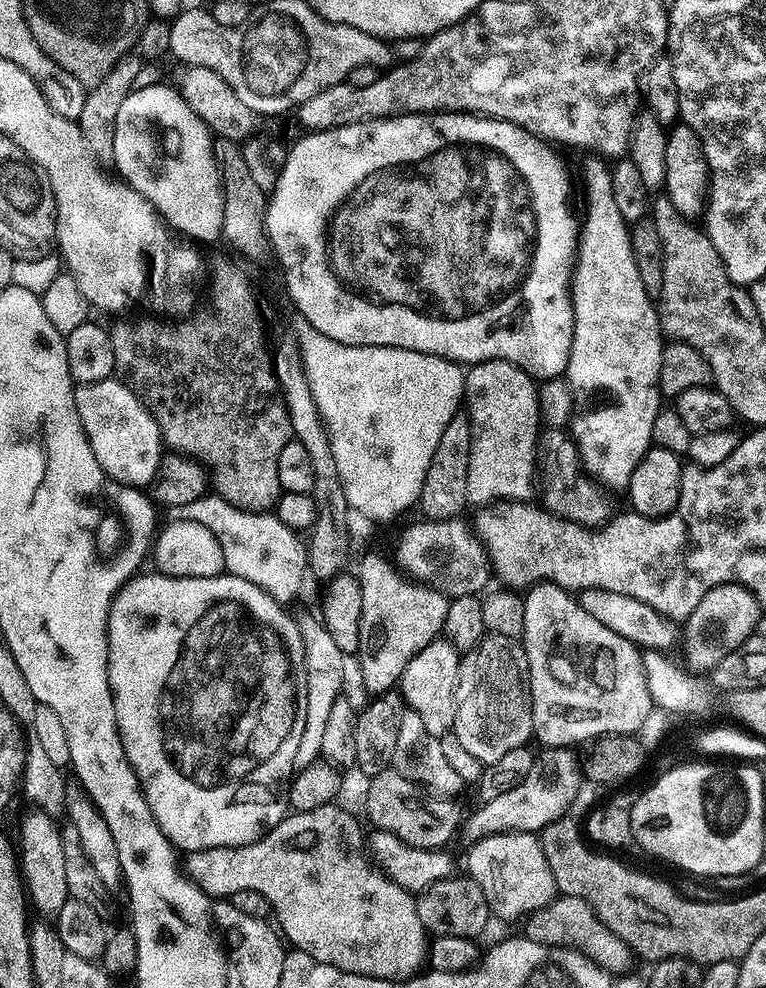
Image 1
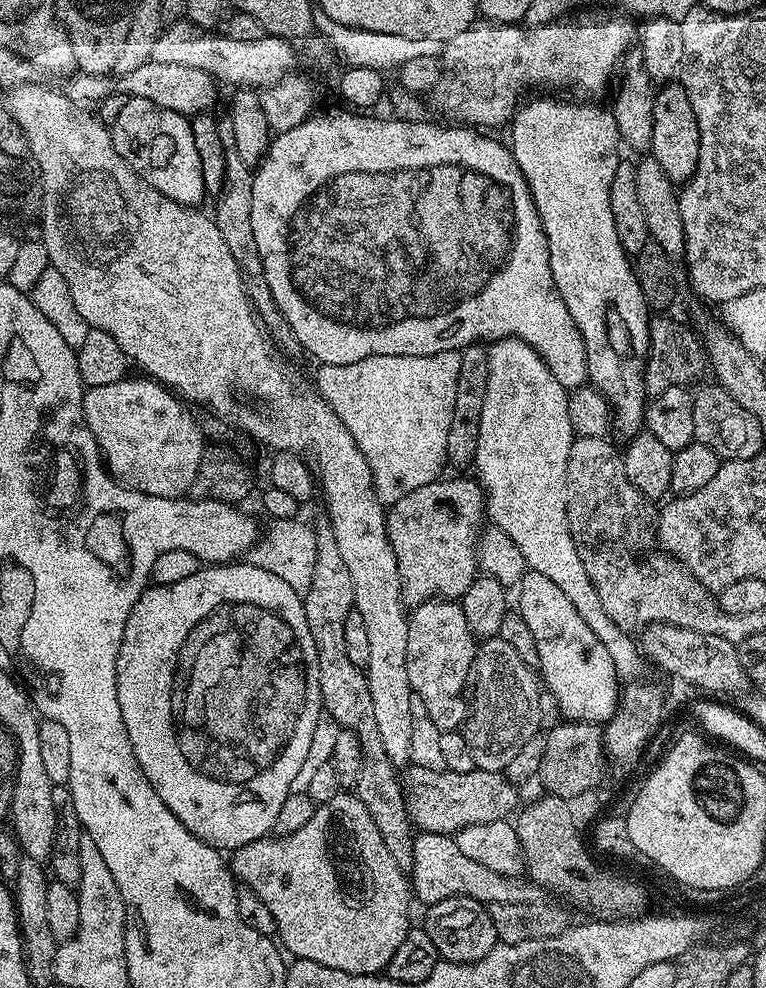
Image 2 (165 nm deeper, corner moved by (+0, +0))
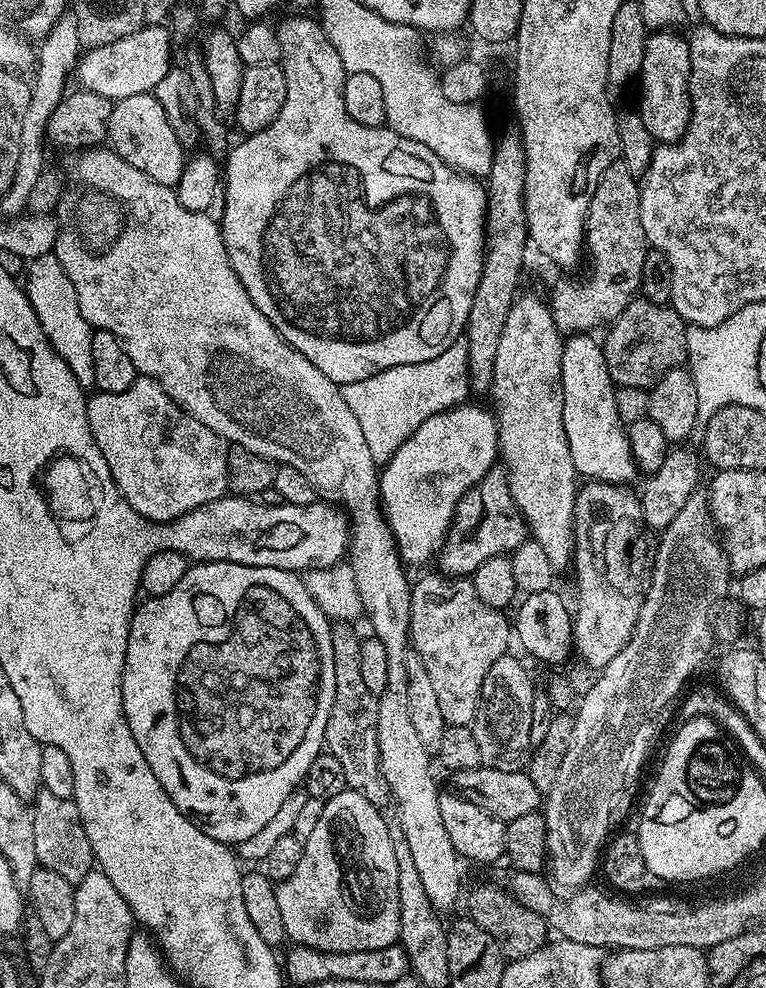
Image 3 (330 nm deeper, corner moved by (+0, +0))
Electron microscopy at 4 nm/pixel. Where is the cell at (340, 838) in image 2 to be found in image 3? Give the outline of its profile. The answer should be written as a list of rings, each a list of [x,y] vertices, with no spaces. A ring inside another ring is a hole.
[[[345,790],[336,797],[324,801],[322,818],[314,826],[308,840],[303,841],[304,853],[298,862],[298,870],[290,874],[290,878],[276,884],[278,907],[282,913],[282,926],[286,926],[286,937],[293,945],[301,948],[313,948],[319,952],[349,952],[350,950],[382,950],[382,946],[397,943],[400,938],[400,903],[398,902],[398,858],[394,858],[394,846],[390,842],[390,830],[386,830],[386,822],[382,814],[362,794]]]

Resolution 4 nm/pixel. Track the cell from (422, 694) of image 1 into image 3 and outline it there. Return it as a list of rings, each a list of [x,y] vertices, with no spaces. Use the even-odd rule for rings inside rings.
[[[443,574],[424,576],[411,585],[410,598],[410,644],[414,654],[422,658],[422,666],[426,666],[426,675],[434,686],[442,718],[449,724],[471,725],[476,717],[482,682],[486,678],[490,666],[498,662],[498,658],[509,655],[508,636],[510,640],[510,620],[498,608],[486,606],[482,598],[478,598],[478,590],[474,590],[471,579],[453,578]]]

